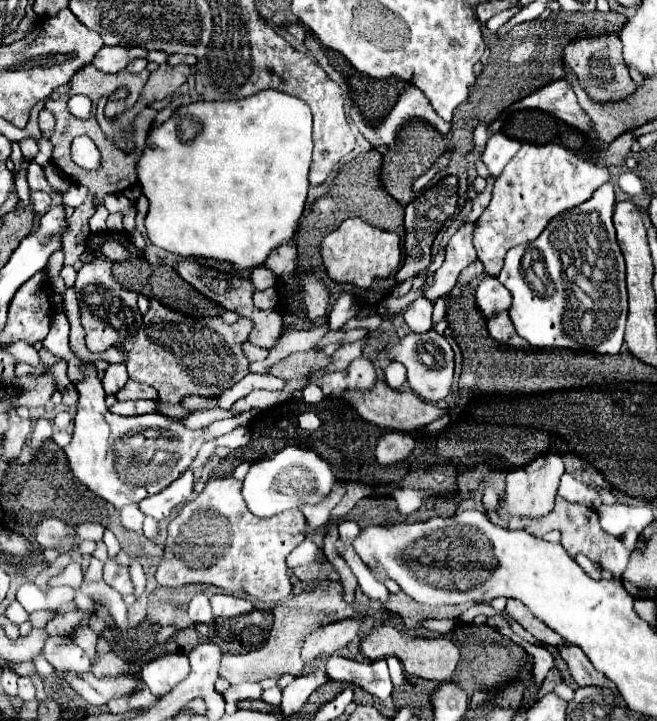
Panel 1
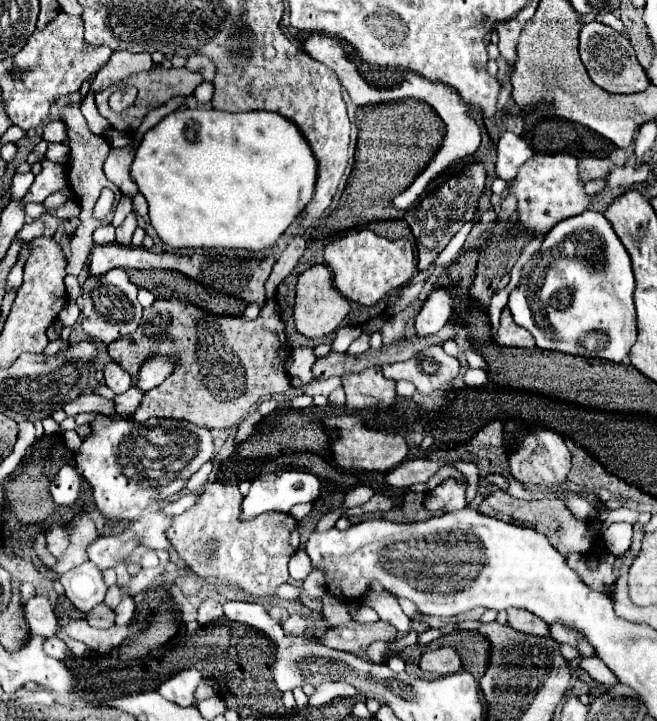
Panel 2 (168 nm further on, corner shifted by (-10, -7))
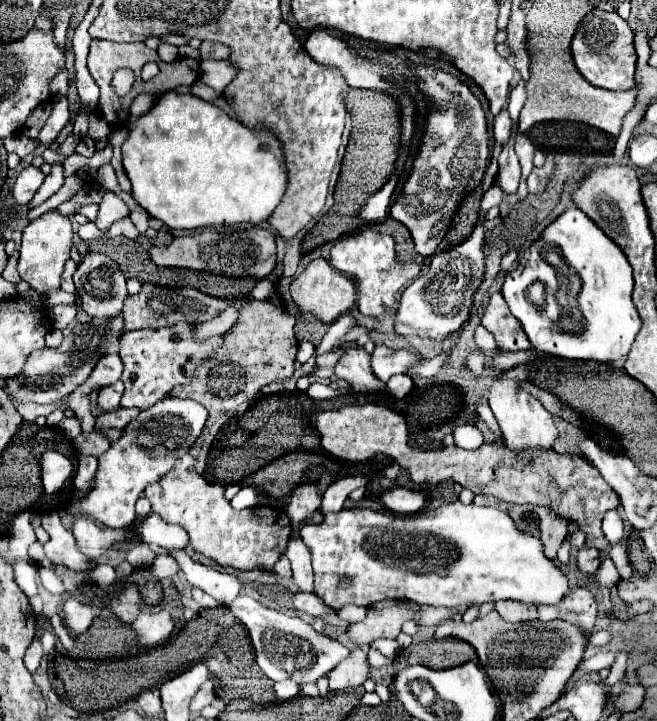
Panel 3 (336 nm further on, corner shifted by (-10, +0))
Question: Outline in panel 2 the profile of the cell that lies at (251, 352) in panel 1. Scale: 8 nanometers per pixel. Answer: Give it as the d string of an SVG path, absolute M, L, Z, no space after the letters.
M300 346L300 348L294 348L288 356L288 374L290 376L298 376L303 383L312 382L315 380L313 374L310 371L312 364L316 362L316 354L312 348L306 348L306 346Z

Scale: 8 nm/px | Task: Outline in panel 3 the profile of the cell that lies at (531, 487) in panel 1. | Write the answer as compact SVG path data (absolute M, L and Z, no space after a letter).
M516 365L508 371L502 371L494 379L494 383L490 387L490 395L488 395L490 409L500 425L506 445L516 453L522 451L524 447L532 447L532 445L542 445L546 449L552 449L552 443L558 439L558 431L556 431L552 415L544 409L544 405L532 393L528 393L522 387L524 383L532 383L532 379L530 379L532 369L534 369L532 365Z

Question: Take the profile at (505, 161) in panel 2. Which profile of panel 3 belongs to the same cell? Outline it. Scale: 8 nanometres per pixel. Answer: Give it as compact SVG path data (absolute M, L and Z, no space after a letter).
M502 109L502 111L494 117L494 125L492 125L492 129L494 129L494 139L500 141L500 143L506 143L506 139L510 137L510 125L512 125L512 119L510 119L508 111Z

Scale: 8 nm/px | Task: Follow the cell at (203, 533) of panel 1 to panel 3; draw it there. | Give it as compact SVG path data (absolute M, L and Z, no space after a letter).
M176 459L174 469L170 469L160 481L148 485L144 495L152 503L154 513L188 531L194 551L218 561L222 567L238 571L252 571L260 565L272 567L290 539L288 516L285 512L280 513L282 508L256 506L236 511L224 499L224 487L220 483L208 483L202 475L184 469L184 459Z

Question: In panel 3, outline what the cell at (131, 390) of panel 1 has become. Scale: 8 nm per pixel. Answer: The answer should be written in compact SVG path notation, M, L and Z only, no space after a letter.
M116 381L116 383L108 385L108 387L102 387L98 391L98 405L104 411L114 411L114 409L118 409L122 393L124 393L124 383L122 381Z

